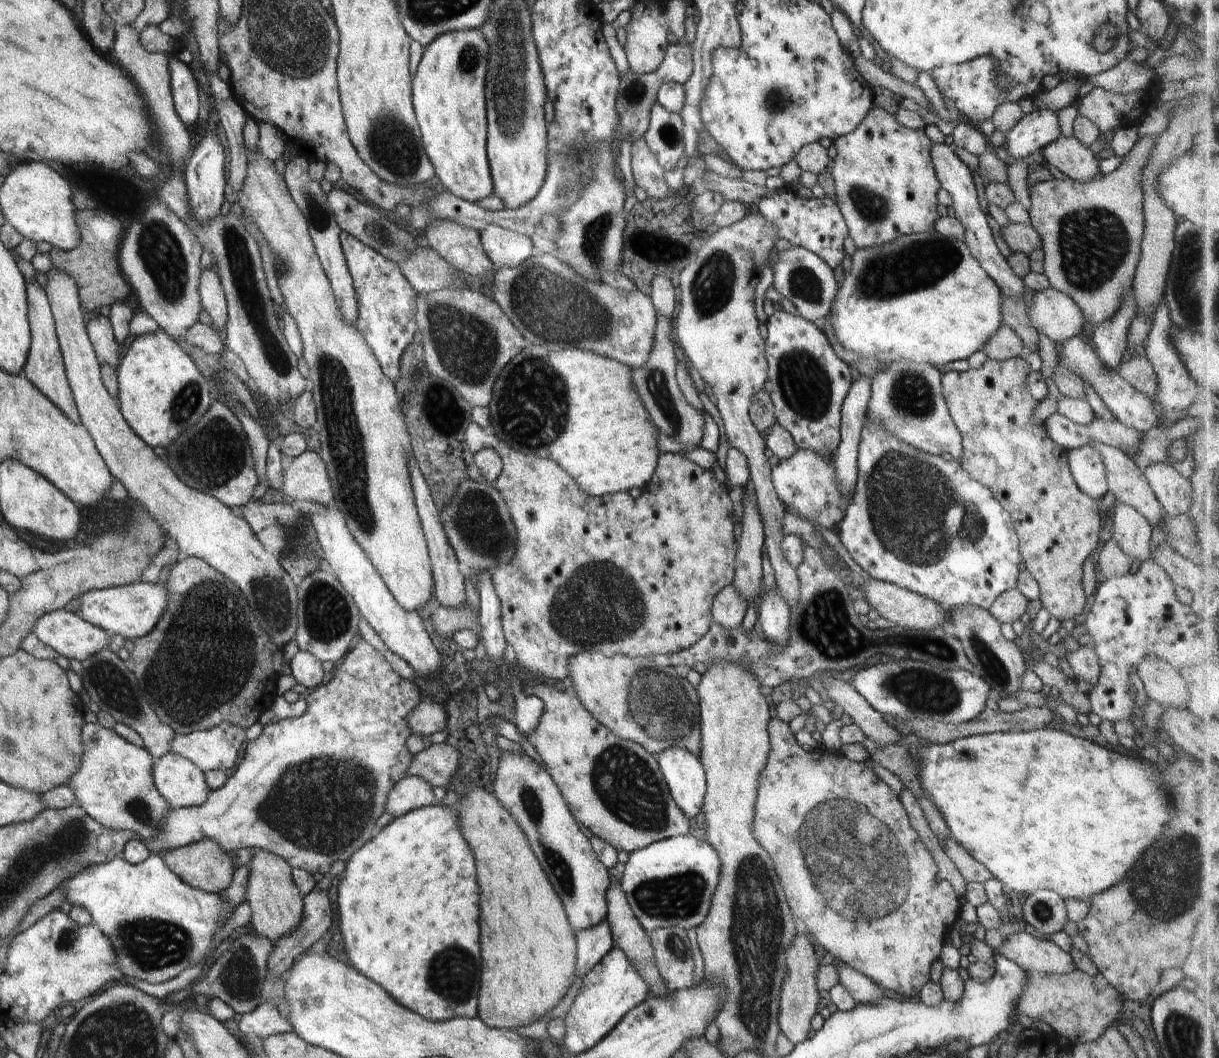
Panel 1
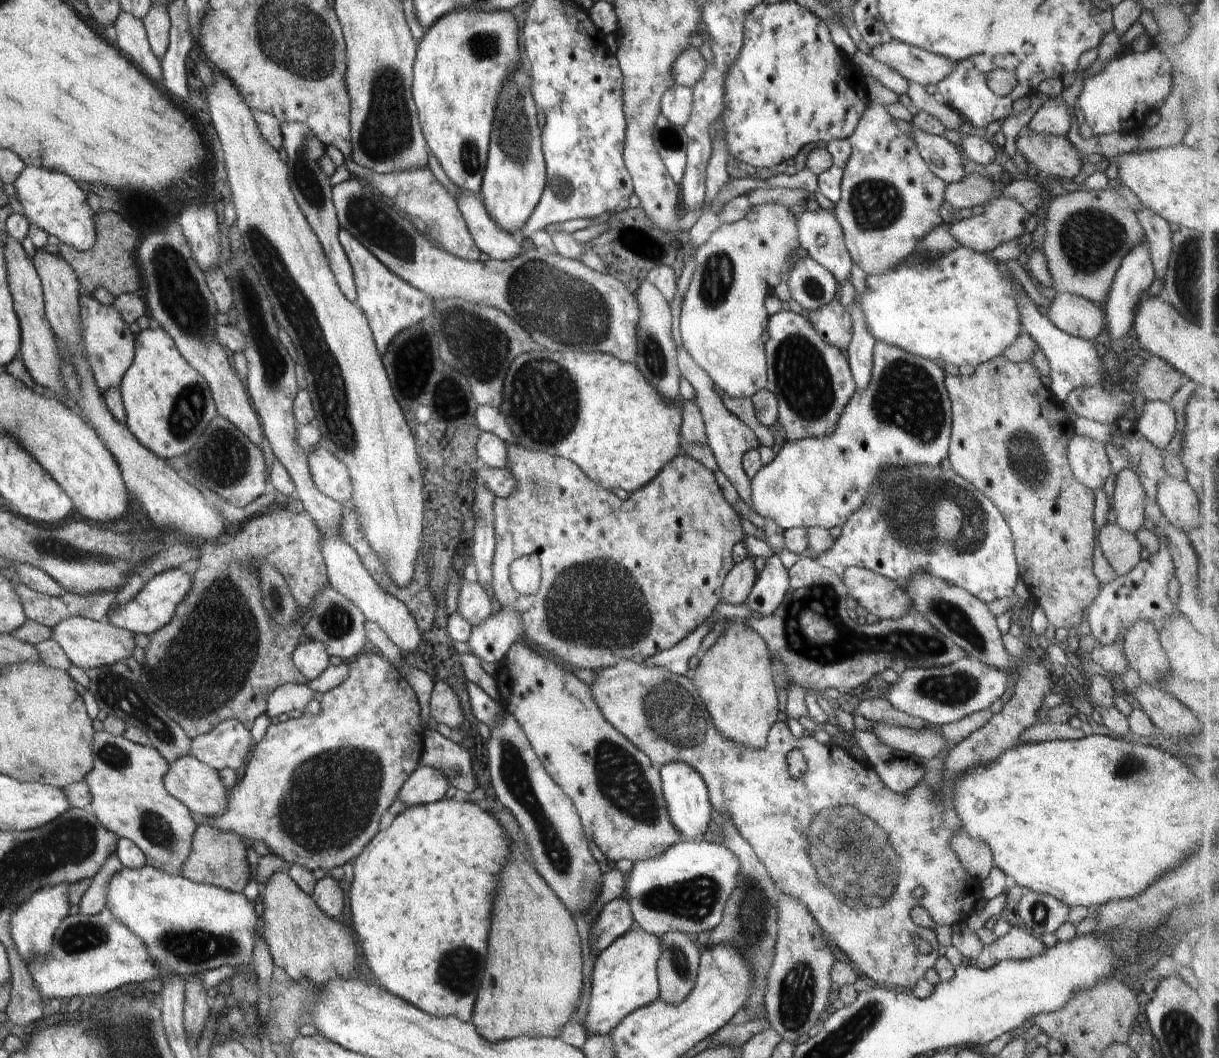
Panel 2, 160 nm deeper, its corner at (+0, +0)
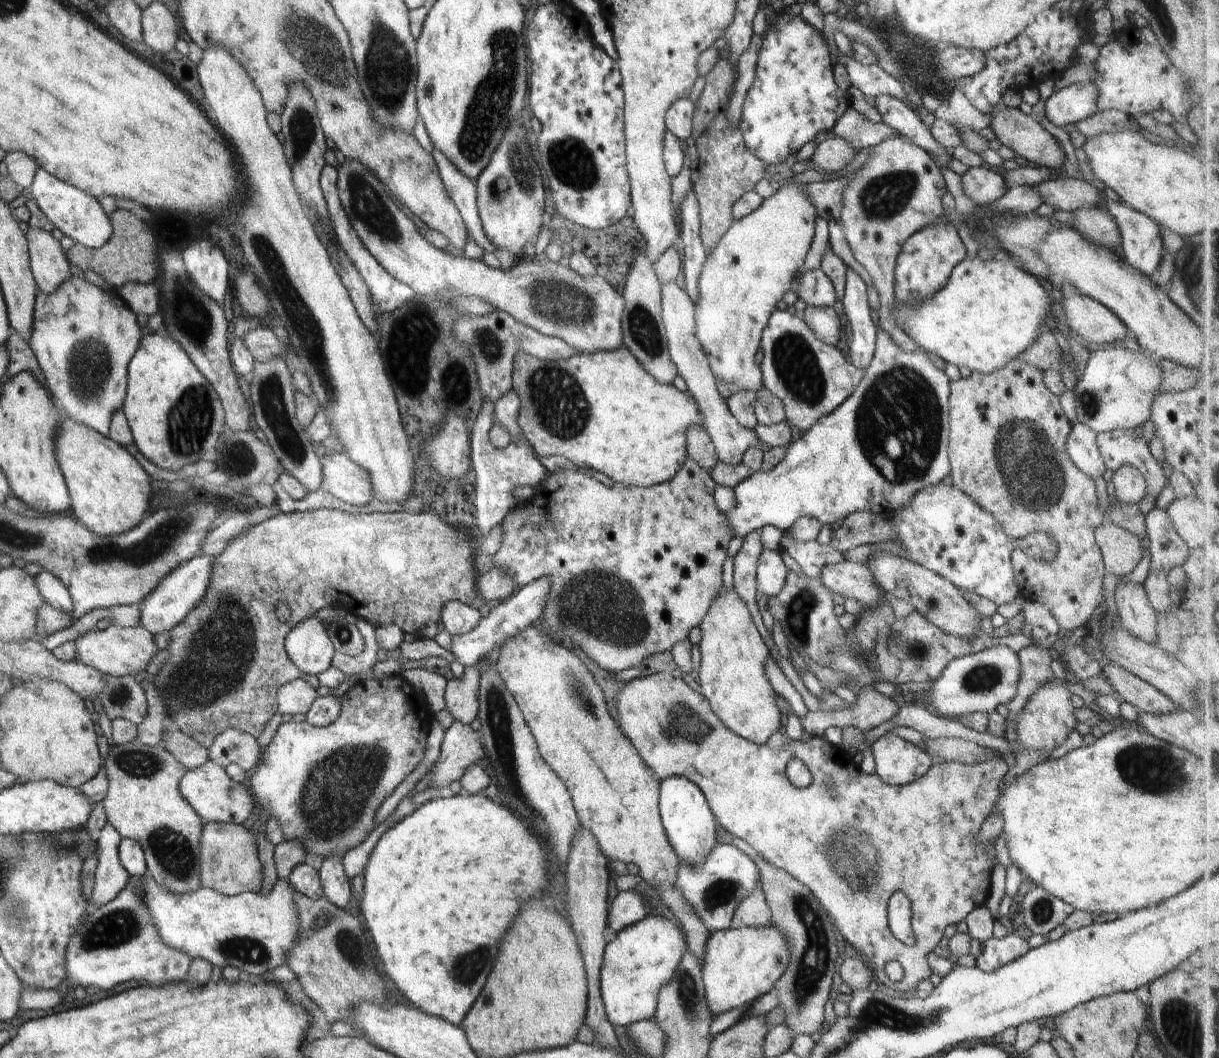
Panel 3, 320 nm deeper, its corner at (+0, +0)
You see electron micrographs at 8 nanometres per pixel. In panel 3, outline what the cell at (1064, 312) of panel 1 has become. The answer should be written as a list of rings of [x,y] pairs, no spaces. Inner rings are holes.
[[[1066,292],[1066,296],[1058,296],[1058,299],[1063,305],[1067,318],[1065,329],[1070,326],[1070,330],[1081,336],[1085,342],[1107,346],[1115,340],[1123,340],[1126,336],[1127,326],[1096,299],[1082,294],[1072,294],[1072,292]]]

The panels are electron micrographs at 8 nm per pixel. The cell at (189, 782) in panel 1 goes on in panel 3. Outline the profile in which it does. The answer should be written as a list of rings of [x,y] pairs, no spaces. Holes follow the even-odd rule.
[[[208,761],[194,770],[186,771],[179,782],[179,789],[186,802],[200,815],[204,823],[236,823],[237,825],[250,824],[258,814],[250,788],[237,783],[226,774],[225,767],[214,761]]]

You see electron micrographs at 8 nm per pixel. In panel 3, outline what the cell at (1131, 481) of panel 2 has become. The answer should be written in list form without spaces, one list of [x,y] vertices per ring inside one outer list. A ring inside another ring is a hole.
[[[1124,465],[1114,471],[1113,480],[1115,486],[1114,495],[1122,504],[1139,504],[1148,490],[1148,484],[1142,473],[1132,465]]]

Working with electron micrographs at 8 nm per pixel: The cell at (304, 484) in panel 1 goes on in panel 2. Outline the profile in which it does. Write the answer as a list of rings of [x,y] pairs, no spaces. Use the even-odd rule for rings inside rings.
[[[320,447],[307,453],[309,469],[317,489],[342,503],[352,498],[352,483],[346,465],[335,454]]]

